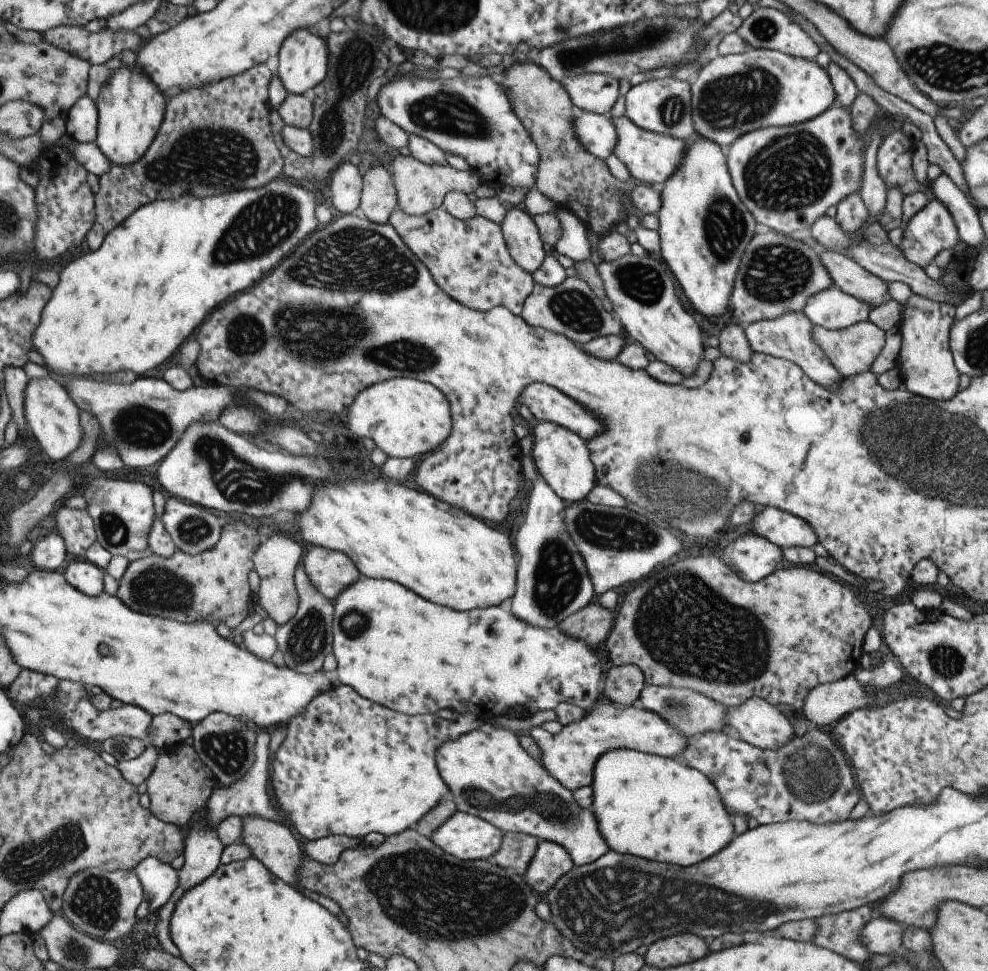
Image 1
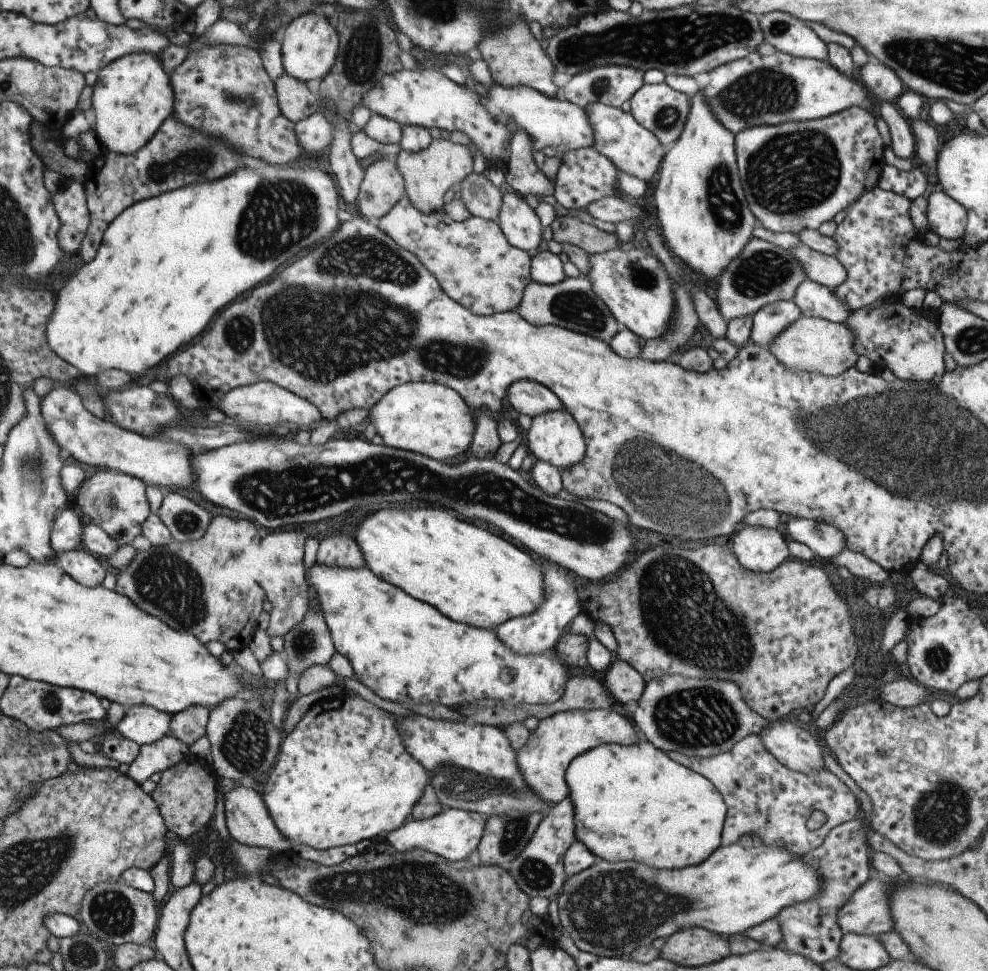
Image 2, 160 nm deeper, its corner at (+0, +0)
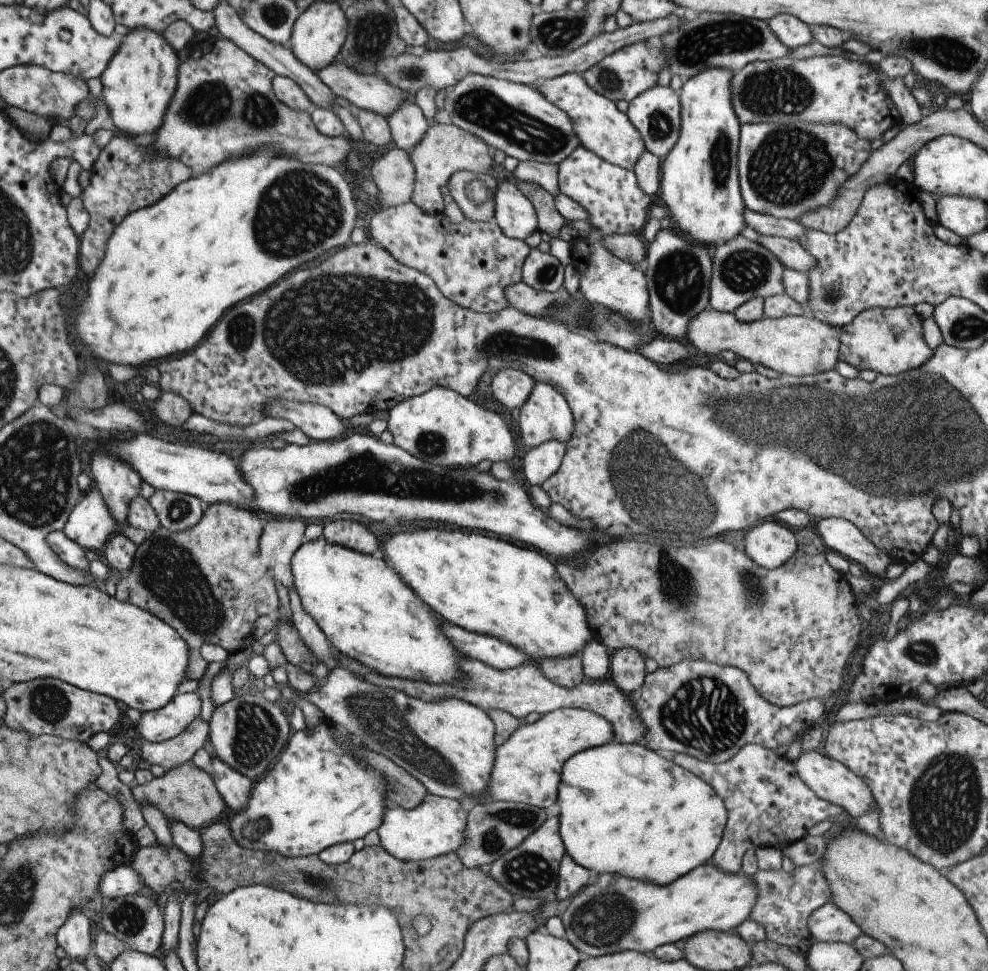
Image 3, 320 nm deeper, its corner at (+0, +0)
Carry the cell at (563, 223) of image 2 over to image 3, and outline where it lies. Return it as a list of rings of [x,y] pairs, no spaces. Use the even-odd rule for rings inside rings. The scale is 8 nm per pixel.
[[[633,233],[610,234],[604,238],[604,247],[615,257],[641,266],[646,255],[646,243],[641,235]]]

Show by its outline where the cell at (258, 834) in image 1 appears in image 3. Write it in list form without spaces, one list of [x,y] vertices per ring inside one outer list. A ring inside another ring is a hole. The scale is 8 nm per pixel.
[[[215,757],[210,758],[209,771],[226,808],[238,814],[248,804],[253,782]]]

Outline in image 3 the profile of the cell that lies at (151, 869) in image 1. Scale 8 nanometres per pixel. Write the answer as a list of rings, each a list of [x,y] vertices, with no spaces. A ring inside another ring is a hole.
[[[123,865],[106,870],[98,882],[102,900],[142,892],[144,887],[140,886],[138,878],[142,881],[133,868],[129,869]]]

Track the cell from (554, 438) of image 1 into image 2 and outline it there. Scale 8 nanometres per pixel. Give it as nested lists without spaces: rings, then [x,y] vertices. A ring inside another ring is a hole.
[[[564,407],[531,417],[529,429],[524,436],[526,450],[533,459],[555,465],[559,471],[578,463],[584,457],[584,442],[580,428]]]

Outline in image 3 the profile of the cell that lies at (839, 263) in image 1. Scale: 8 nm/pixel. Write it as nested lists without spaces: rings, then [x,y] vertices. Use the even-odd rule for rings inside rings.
[[[755,235],[753,240],[771,252],[784,267],[806,274],[809,267],[816,265],[816,259],[801,248],[797,241],[775,235]]]

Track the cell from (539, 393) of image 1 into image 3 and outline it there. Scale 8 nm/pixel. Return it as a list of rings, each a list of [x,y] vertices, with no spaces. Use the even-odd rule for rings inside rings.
[[[502,368],[498,370],[490,380],[487,387],[491,396],[503,406],[503,408],[521,408],[528,399],[534,380],[522,370],[514,368]]]

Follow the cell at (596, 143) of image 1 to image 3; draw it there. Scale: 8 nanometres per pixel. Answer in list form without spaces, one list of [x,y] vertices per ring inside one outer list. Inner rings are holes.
[[[465,75],[443,98],[445,120],[518,161],[560,163],[579,146],[569,117],[529,85]]]

